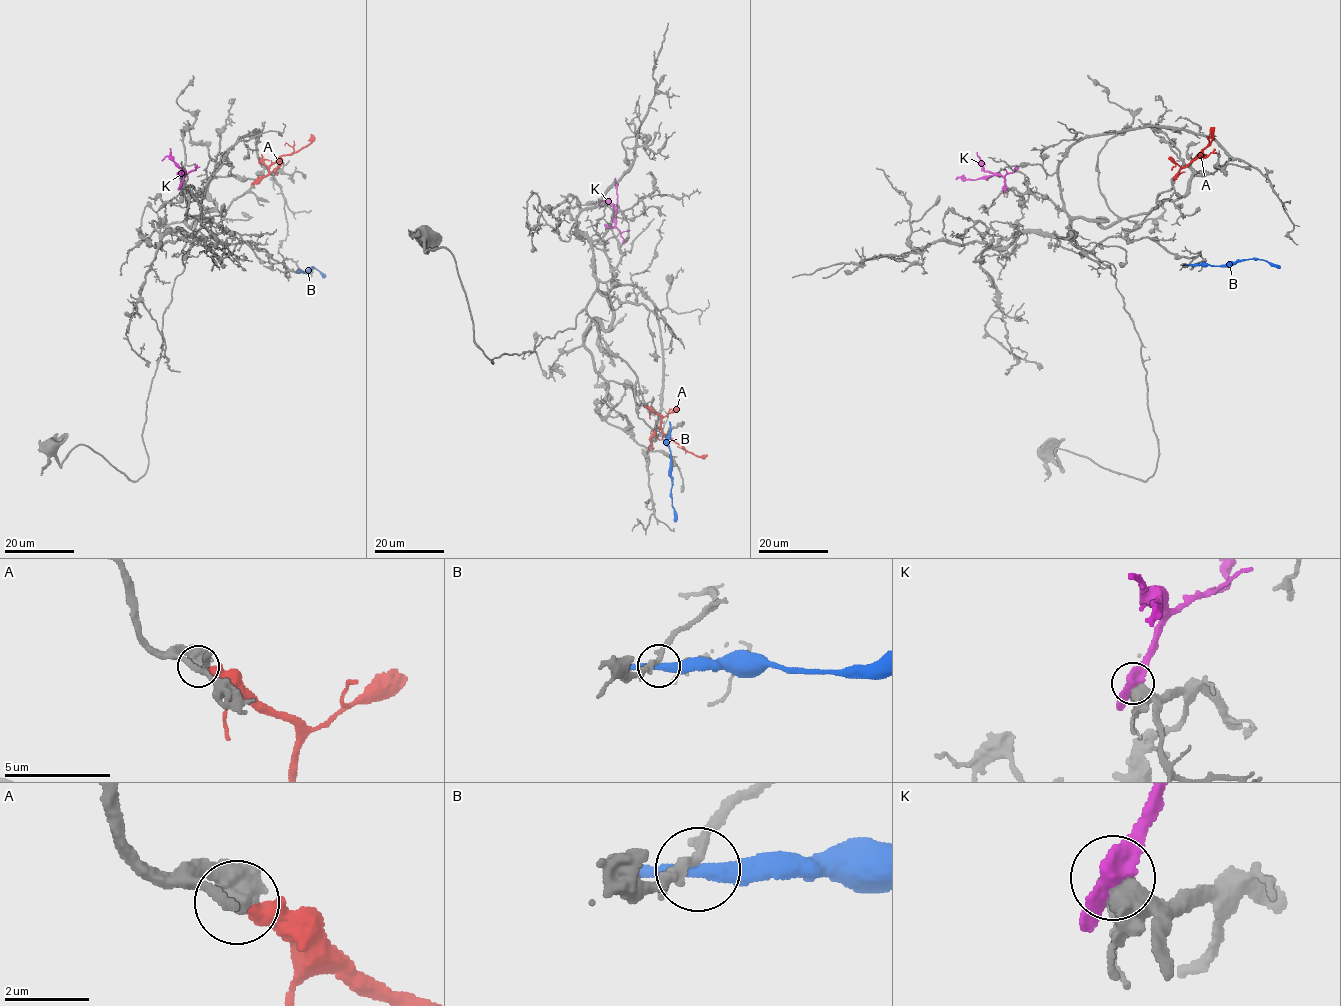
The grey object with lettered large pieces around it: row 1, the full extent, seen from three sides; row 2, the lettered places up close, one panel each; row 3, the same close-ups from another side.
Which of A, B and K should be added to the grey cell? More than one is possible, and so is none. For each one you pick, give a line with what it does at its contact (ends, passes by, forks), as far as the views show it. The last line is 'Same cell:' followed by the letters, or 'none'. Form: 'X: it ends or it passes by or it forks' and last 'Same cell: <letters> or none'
A: it passes by
Same cell: A

